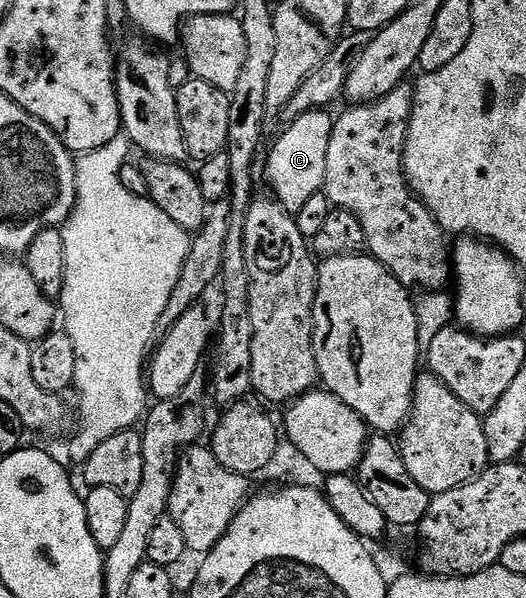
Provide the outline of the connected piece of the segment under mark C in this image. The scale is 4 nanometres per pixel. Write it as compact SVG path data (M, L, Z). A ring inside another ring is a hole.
M323 108L306 111L306 115L298 115L287 122L284 134L272 145L272 150L268 153L268 185L271 196L275 197L289 213L295 215L297 211L315 193L321 192L326 179L326 151L330 151L330 135L332 134L333 114Z

